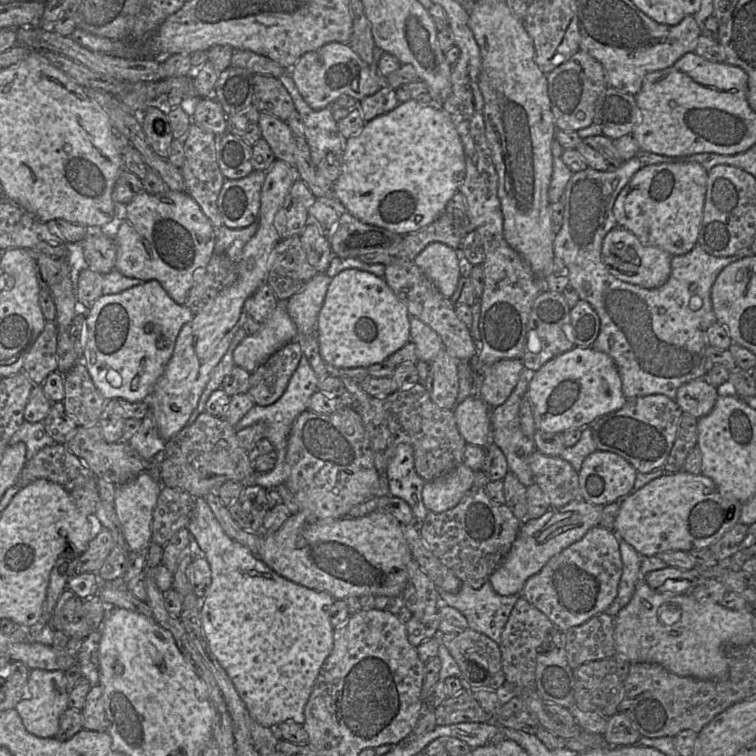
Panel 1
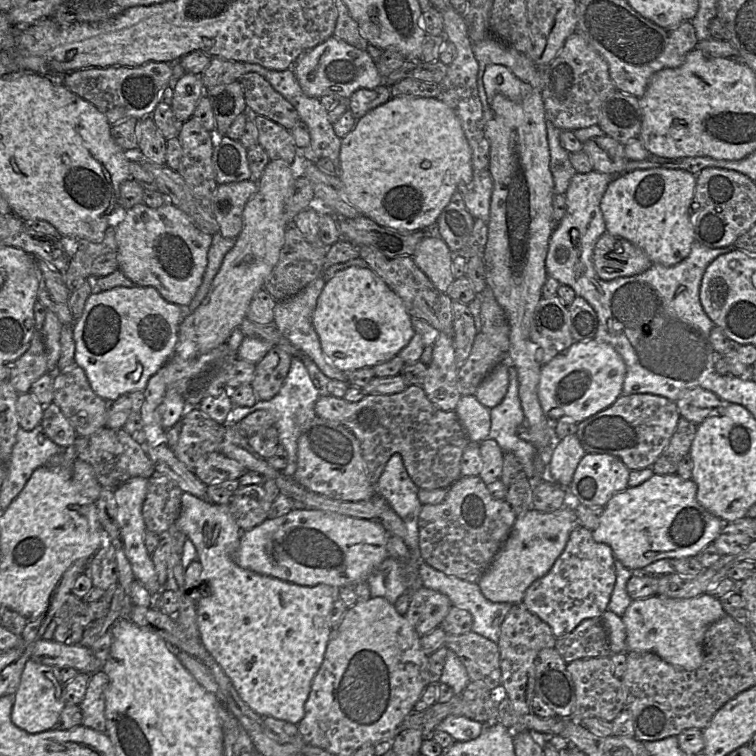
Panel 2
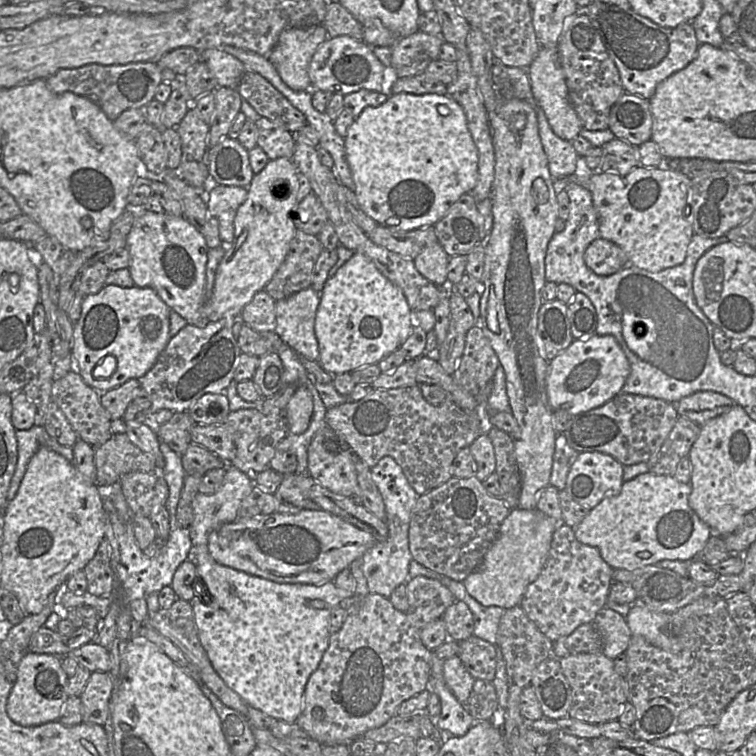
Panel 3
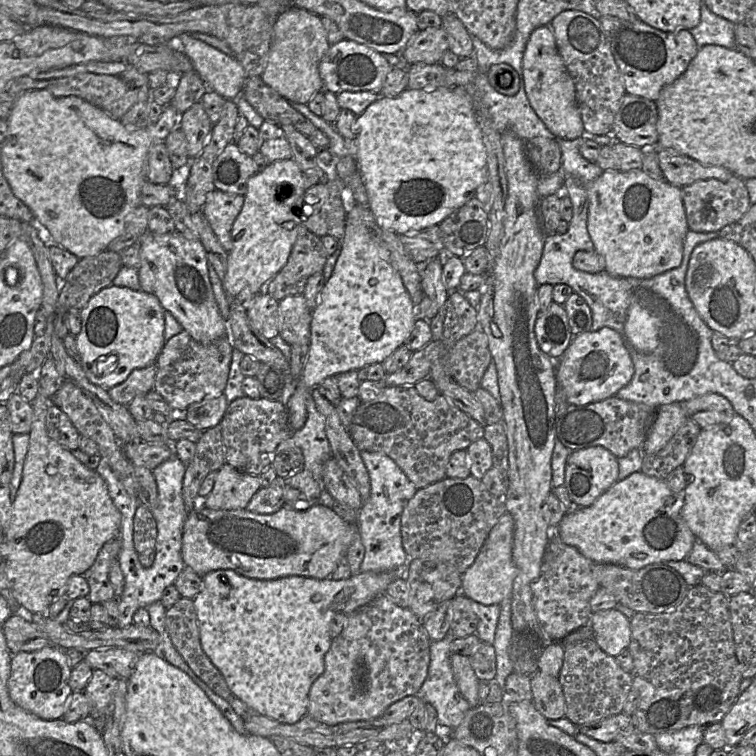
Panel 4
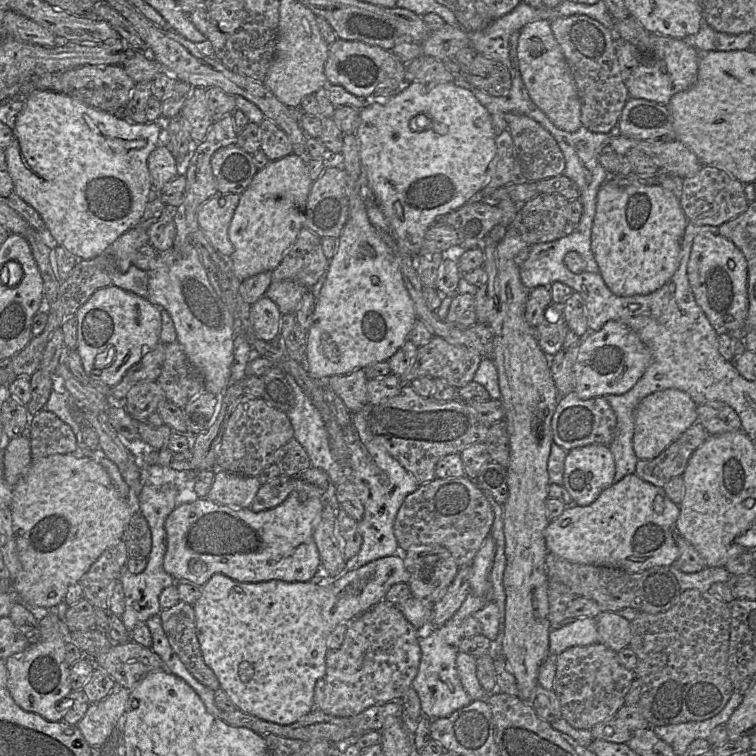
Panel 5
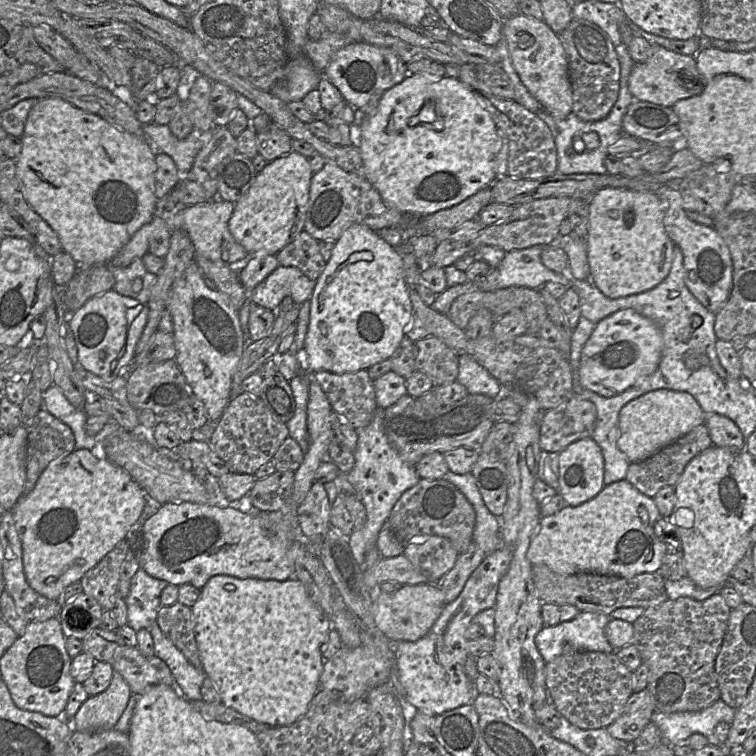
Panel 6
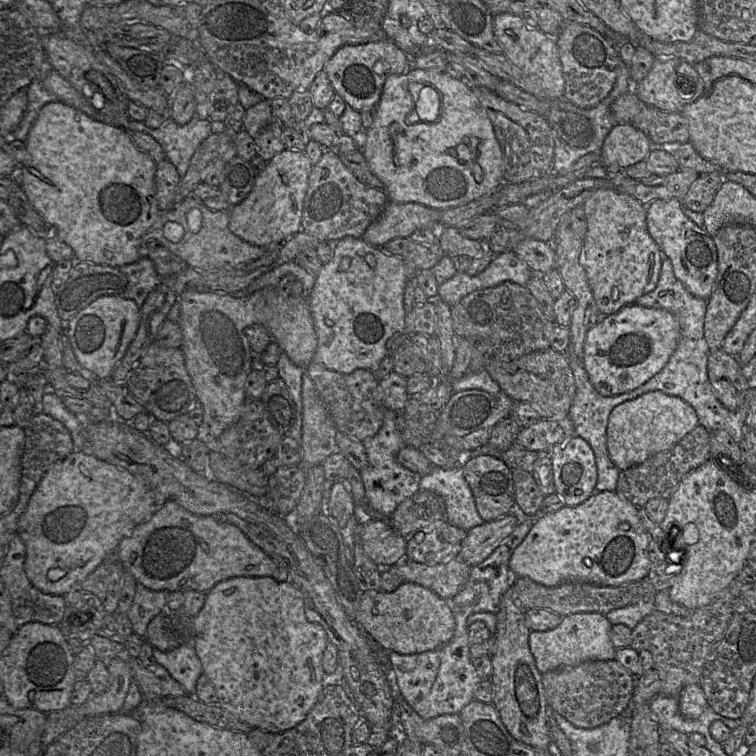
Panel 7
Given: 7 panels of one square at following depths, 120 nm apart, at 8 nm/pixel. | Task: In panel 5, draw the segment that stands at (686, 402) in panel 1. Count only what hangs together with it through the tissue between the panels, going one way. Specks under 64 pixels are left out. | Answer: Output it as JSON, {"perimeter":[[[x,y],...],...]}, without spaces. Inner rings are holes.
{"perimeter":[[[719,402],[697,405],[698,421],[709,435],[741,430],[739,416],[730,406]]]}

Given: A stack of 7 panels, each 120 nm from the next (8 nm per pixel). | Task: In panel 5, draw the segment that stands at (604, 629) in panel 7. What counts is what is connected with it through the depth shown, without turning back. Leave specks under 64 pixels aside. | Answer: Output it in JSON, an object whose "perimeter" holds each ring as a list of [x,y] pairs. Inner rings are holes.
{"perimeter":[[[576,619],[549,633],[549,654],[557,656],[574,646],[589,646],[598,643],[596,619]]]}

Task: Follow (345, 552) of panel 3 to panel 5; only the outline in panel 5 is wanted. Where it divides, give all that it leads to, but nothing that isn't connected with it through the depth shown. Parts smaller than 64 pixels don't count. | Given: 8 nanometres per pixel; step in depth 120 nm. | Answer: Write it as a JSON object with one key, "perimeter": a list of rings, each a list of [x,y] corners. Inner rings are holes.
{"perimeter":[[[296,490],[282,504],[260,512],[232,508],[208,498],[181,503],[165,521],[164,569],[176,581],[190,581],[200,586],[216,573],[247,583],[311,581],[321,569],[313,532],[324,504],[318,497],[301,501]]]}

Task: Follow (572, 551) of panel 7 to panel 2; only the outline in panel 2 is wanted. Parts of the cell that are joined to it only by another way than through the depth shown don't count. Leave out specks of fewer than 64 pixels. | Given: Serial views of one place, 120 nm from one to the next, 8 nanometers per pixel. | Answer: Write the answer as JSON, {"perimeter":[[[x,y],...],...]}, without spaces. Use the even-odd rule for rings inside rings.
{"perimeter":[[[676,473],[654,474],[640,485],[627,487],[610,498],[592,537],[596,542],[609,545],[615,559],[630,570],[644,568],[659,559],[693,557],[712,543],[728,523],[702,507],[696,499],[696,492],[697,485],[692,479],[684,480]]]}

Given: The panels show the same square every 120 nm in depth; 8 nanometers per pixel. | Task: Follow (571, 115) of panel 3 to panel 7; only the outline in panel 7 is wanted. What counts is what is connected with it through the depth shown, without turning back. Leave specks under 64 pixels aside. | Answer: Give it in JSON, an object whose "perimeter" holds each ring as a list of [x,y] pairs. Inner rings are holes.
{"perimeter":[[[499,13],[493,17],[493,30],[497,41],[503,47],[507,58],[523,72],[538,77],[546,94],[561,99],[565,93],[565,79],[556,39],[540,29],[531,29],[521,15]]]}

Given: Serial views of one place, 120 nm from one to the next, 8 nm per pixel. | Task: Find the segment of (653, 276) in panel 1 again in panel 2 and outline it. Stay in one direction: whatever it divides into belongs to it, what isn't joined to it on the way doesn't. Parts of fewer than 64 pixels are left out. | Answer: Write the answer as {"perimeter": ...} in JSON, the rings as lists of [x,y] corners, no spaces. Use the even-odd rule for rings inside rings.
{"perimeter":[[[605,233],[595,244],[593,265],[599,278],[610,281],[641,274],[653,264],[646,254],[631,242]]]}

